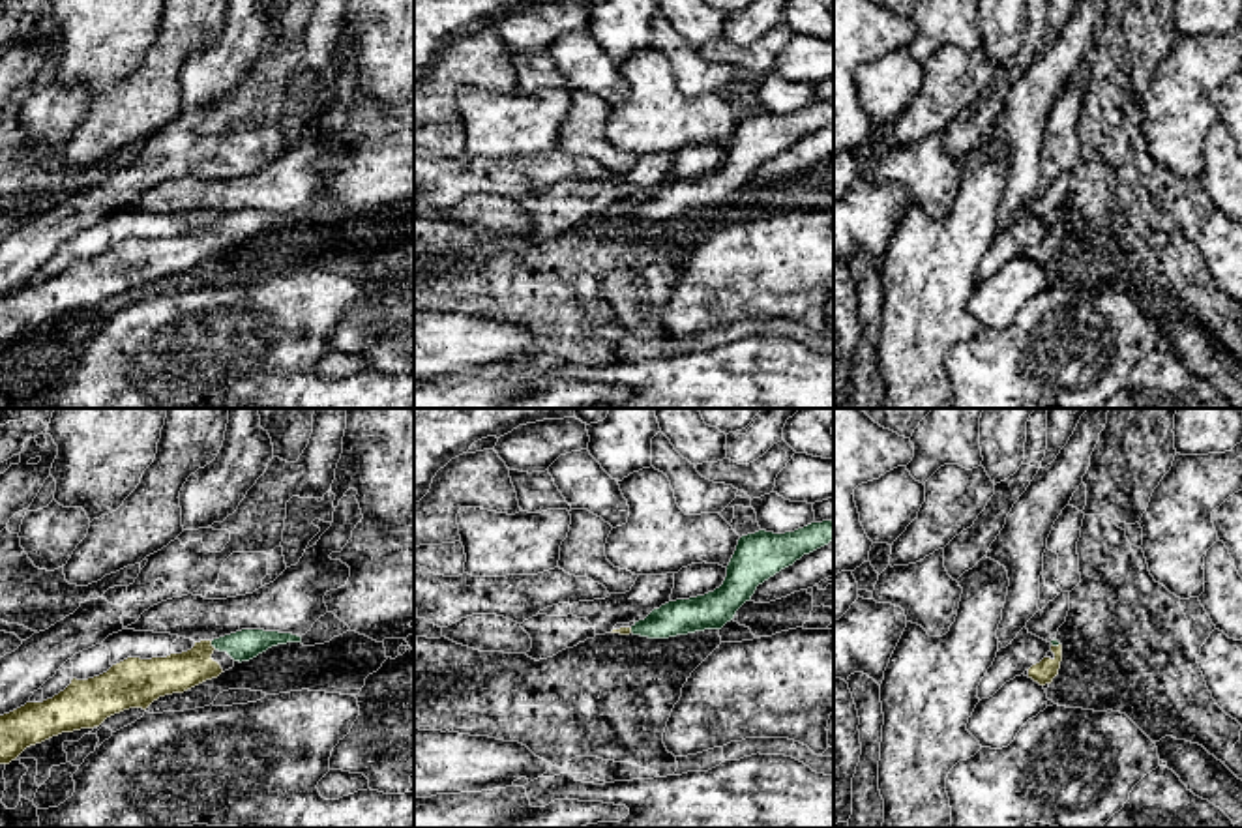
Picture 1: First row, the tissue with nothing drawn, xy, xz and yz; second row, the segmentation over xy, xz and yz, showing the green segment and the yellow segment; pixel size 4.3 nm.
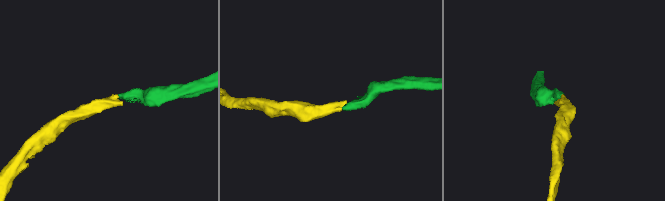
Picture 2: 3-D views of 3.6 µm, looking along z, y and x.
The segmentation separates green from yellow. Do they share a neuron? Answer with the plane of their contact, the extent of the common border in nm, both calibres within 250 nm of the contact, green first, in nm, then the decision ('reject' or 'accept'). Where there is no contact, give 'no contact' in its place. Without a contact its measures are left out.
xy | 50 nm | 130/170 nm | accept

